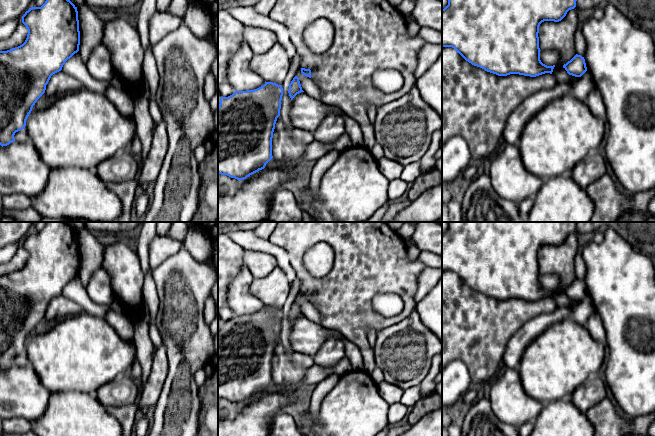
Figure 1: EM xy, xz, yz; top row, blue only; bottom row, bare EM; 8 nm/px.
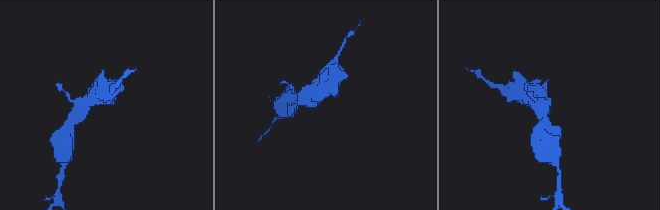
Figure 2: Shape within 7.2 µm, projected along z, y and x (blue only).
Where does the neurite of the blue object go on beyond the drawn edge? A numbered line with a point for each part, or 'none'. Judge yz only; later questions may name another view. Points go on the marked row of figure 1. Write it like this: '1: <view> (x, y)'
none

